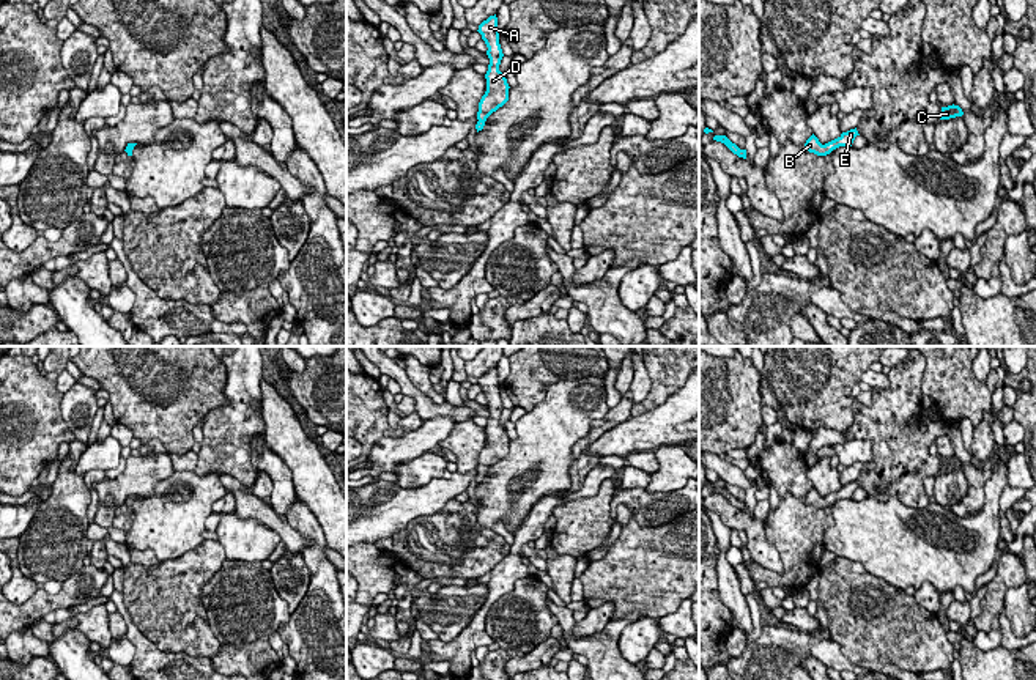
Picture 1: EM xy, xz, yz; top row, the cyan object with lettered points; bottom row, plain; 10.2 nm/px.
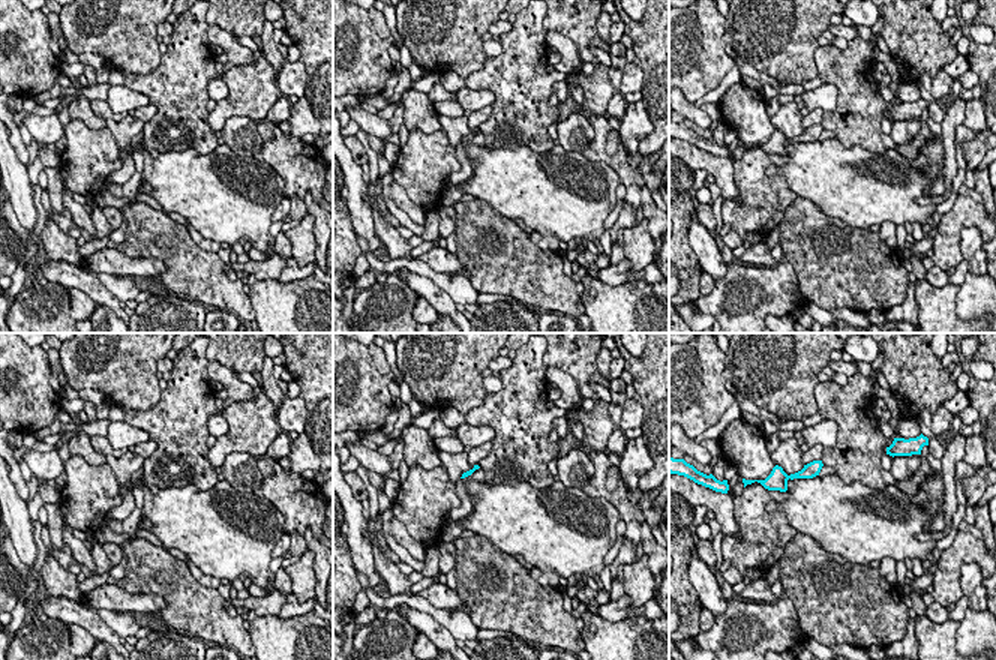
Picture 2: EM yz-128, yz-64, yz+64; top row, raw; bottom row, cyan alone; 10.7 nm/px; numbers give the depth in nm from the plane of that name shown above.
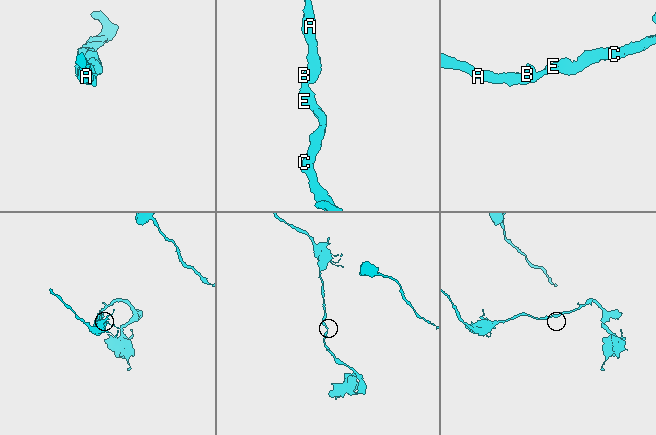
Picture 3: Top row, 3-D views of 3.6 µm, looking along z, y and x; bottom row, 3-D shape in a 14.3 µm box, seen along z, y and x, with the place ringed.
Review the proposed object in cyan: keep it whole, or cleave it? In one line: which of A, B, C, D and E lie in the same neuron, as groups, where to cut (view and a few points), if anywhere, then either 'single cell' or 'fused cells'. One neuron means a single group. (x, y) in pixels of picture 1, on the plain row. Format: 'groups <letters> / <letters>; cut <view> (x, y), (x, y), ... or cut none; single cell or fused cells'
groups A B C D E; cut none; single cell

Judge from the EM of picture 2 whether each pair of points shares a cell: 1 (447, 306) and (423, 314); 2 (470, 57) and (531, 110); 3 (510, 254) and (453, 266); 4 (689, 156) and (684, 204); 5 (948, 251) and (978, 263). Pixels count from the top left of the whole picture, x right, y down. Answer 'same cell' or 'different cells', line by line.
1: different cells
2: different cells
3: different cells
4: different cells
5: different cells

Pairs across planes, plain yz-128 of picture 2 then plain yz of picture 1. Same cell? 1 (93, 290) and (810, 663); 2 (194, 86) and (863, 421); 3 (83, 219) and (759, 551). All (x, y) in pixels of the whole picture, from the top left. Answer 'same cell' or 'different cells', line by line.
1: same cell
2: same cell
3: same cell

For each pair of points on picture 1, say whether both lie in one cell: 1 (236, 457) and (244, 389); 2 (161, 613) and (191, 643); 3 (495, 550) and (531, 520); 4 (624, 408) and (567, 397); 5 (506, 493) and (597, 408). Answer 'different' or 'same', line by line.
1: same
2: same
3: different
4: different
5: same

